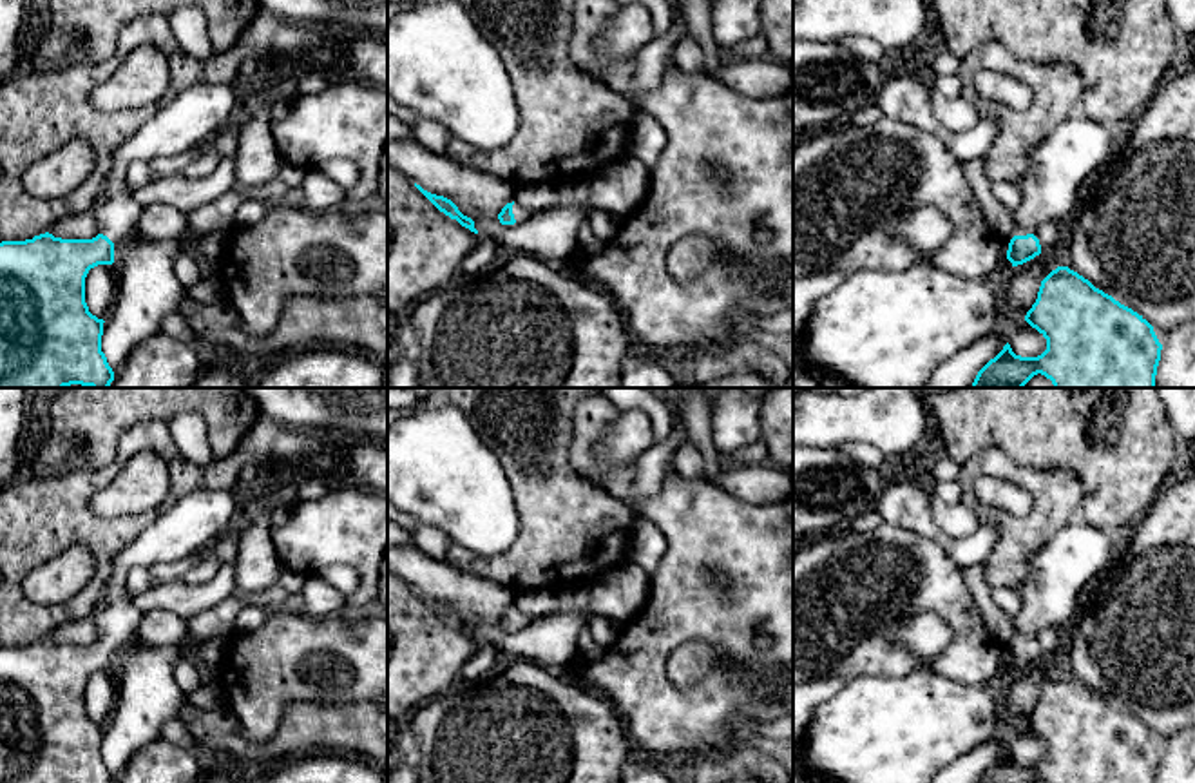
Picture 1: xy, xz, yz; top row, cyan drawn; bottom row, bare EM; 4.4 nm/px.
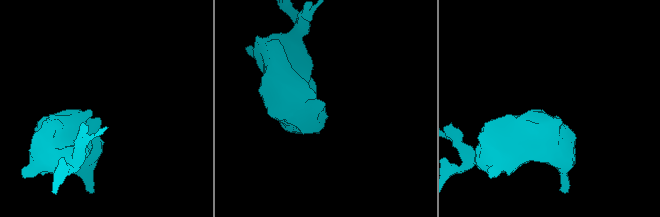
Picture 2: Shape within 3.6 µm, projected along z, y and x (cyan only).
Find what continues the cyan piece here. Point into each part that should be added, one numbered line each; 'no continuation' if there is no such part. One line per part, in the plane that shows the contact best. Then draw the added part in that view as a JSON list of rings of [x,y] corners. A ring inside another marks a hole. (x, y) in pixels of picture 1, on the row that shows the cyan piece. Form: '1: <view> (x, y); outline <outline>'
1: xz (522, 214); outline [[[520,203],[512,205],[512,214],[518,225],[525,223],[532,216],[532,212],[523,208]]]

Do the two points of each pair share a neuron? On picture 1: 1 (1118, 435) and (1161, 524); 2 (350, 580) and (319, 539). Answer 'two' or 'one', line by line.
1: two
2: two

